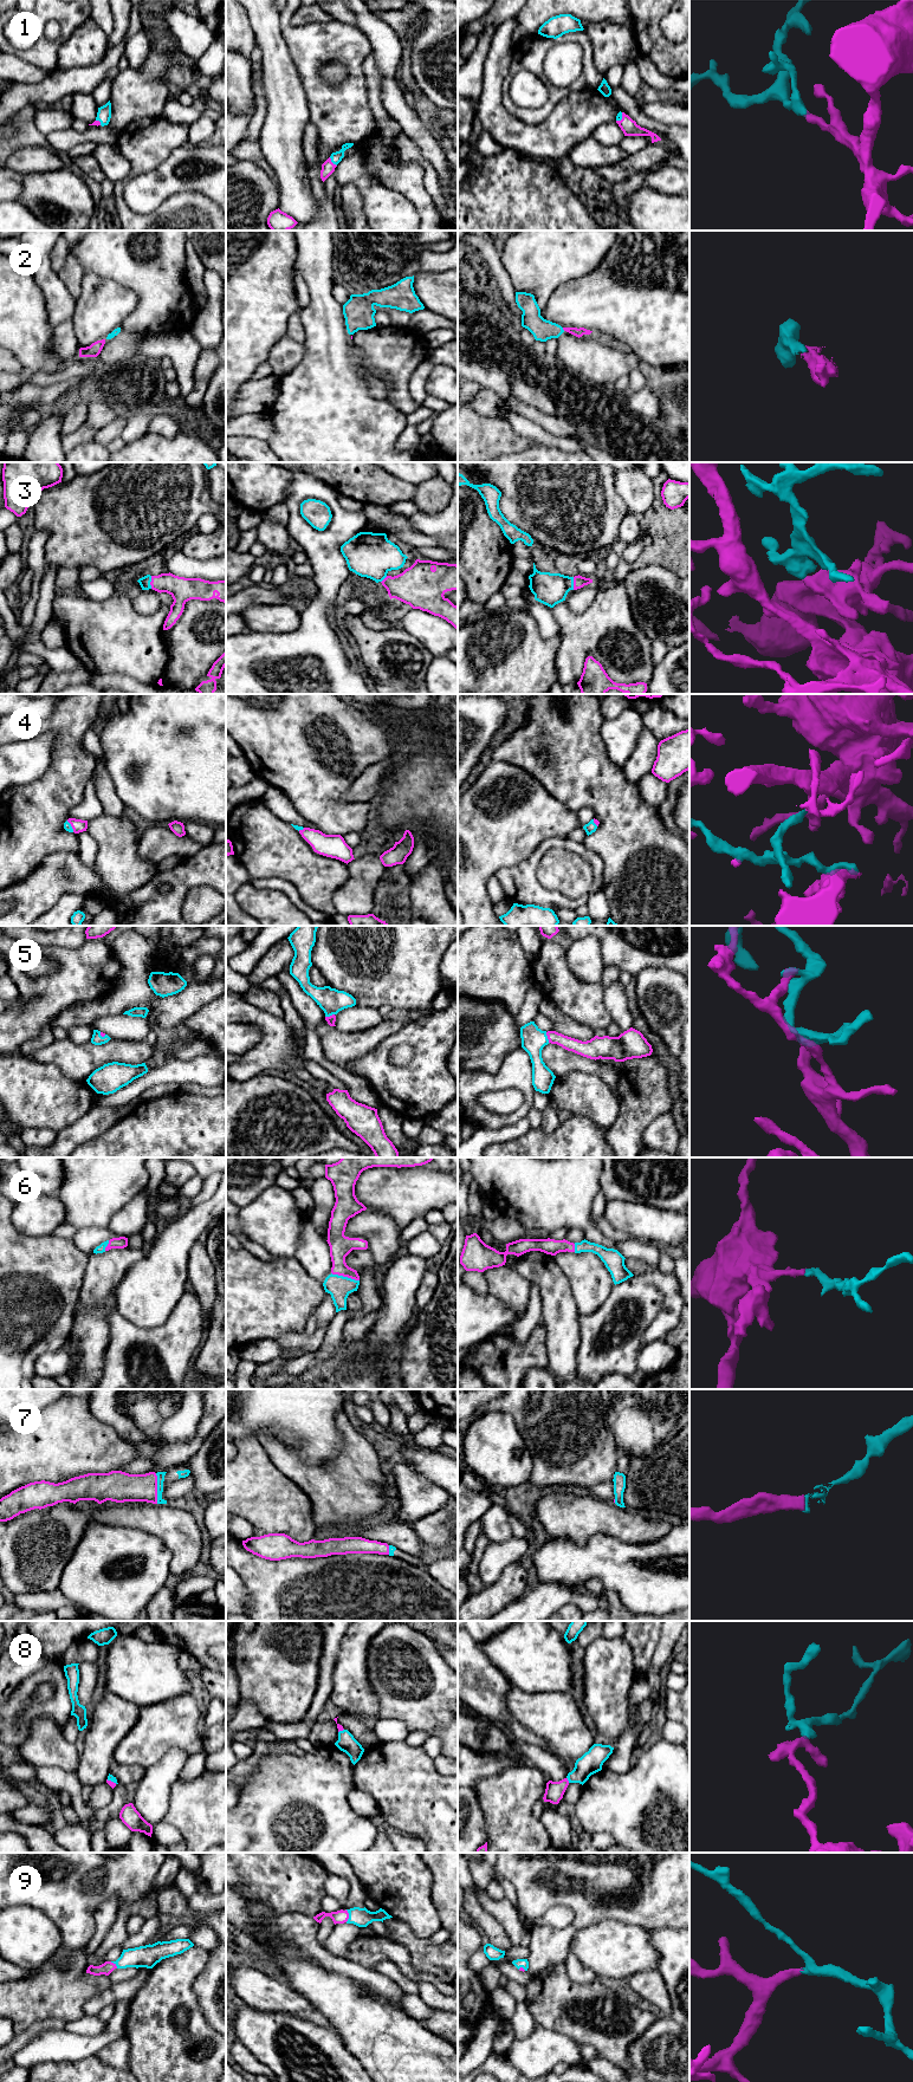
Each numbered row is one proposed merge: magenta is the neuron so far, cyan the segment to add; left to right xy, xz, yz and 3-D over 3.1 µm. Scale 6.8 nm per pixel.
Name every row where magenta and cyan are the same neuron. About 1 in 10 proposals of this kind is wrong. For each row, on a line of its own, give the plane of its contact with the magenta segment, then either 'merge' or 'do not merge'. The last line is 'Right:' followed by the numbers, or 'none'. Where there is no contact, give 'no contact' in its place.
1: meets magenta in xz; merge
2: meets magenta in yz; merge
3: meets magenta in xy; merge
4: meets magenta in xy; merge
5: meets magenta in yz; merge
6: meets magenta in xz; merge
7: meets magenta in xy; merge
8: meets magenta in yz; merge
9: meets magenta in xz; merge
Right: 1, 2, 3, 4, 5, 6, 7, 8, 9

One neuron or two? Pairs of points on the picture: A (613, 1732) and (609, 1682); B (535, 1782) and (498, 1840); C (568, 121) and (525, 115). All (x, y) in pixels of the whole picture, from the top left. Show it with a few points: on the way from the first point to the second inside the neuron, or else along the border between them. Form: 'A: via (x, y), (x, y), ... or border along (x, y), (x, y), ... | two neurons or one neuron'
A: via (610, 1720), (609, 1694) | one neuron
B: via (520, 1796), (510, 1807), (510, 1826) | one neuron
C: border along (564, 97), (536, 124), (526, 124), (518, 118) | two neurons

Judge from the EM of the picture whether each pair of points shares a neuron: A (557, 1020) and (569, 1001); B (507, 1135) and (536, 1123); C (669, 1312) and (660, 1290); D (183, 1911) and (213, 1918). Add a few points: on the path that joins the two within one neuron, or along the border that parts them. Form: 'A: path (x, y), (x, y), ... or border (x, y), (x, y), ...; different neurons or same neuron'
A: border (544, 996), (564, 1014), (587, 1025); different neurons
B: border (526, 1116), (531, 1128); different neurons
C: path (664, 1307), (660, 1303), (660, 1296); same neuron
D: path (190, 1913), (206, 1917); same neuron

